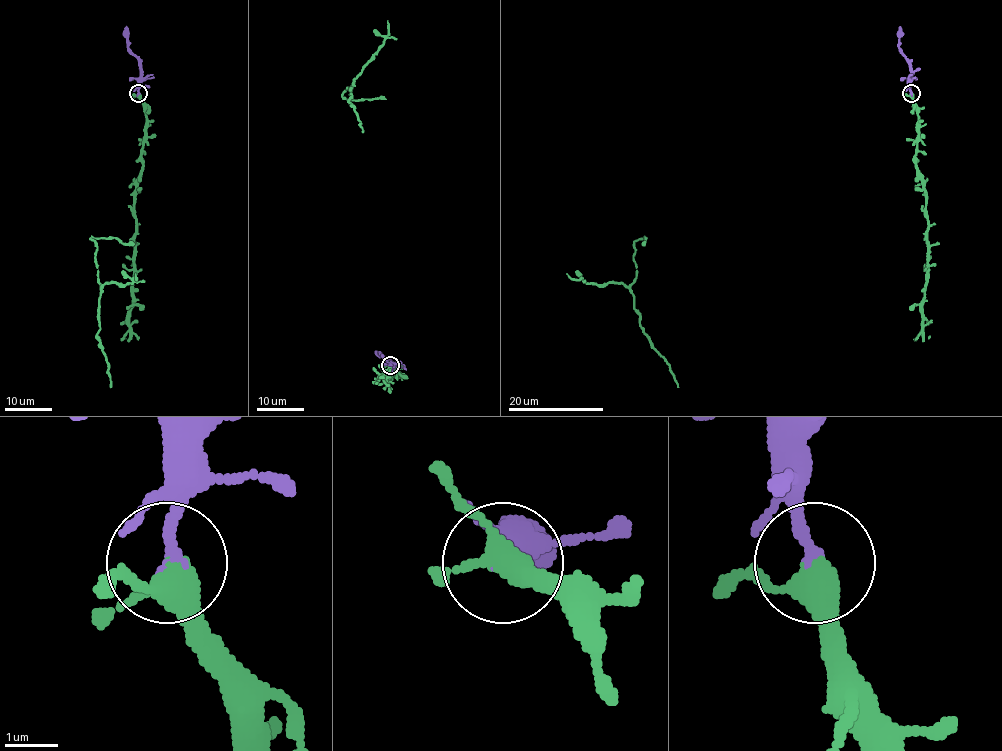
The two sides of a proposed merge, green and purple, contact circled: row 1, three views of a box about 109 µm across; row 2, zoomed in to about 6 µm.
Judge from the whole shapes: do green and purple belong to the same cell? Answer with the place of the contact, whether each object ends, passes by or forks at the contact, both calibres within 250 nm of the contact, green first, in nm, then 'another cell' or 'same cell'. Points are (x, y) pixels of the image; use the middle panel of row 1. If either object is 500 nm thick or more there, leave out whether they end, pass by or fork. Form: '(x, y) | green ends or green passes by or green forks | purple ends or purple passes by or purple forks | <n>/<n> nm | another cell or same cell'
(390, 365) | green forks | purple ends | 360/280 nm | same cell

